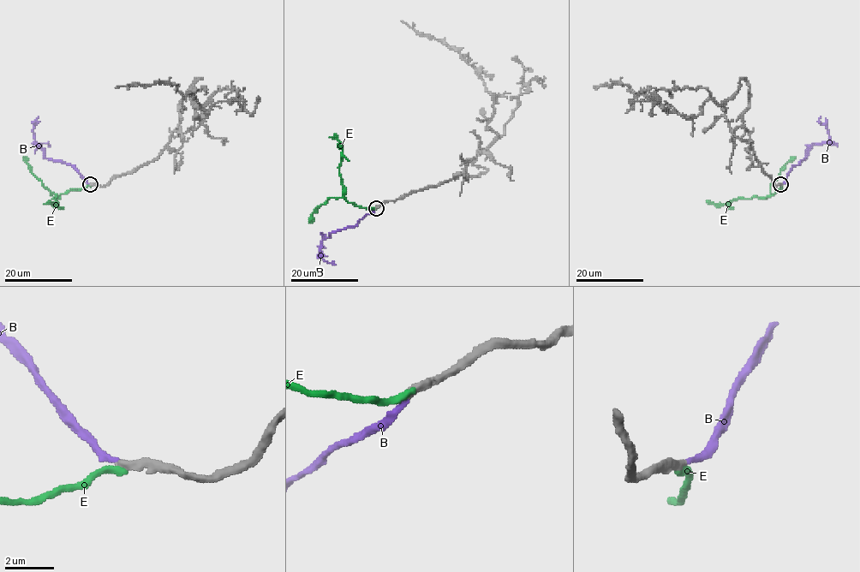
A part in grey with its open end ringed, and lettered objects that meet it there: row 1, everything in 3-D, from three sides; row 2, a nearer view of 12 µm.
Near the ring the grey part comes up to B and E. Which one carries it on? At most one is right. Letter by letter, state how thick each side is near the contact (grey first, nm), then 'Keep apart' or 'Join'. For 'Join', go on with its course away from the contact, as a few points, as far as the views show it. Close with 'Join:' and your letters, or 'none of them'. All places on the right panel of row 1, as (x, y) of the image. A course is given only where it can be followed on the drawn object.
B: Thickness 340 nm (grey) against 240 nm. Join. Its course: (781, 185), (788, 172), (803, 158), (810, 146), (830, 142), (827, 127), (820, 123), (821, 116)
E: Thickness 380 nm (grey) against 280 nm. Keep apart
Join: B

